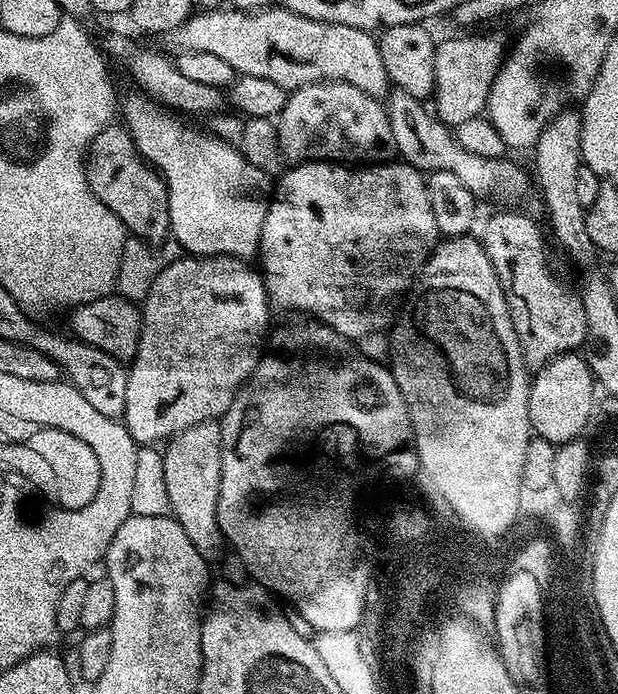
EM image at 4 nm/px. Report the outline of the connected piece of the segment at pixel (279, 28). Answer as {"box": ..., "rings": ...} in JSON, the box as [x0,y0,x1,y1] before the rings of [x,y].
{"box":[163,6,390,98],"rings":[[[221,6],[211,10],[200,10],[188,17],[188,20],[174,30],[163,33],[163,51],[168,54],[202,50],[205,54],[215,54],[231,66],[241,76],[267,78],[285,90],[320,84],[324,80],[346,82],[358,86],[362,94],[377,98],[387,97],[390,81],[386,66],[382,66],[382,54],[377,37],[370,32],[363,32],[354,26],[345,24],[327,24],[321,20],[302,18],[289,8],[269,6],[259,12],[241,12],[239,8]]]}

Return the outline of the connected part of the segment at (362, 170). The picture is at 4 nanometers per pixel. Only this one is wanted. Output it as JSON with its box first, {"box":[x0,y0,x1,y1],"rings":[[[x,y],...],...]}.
{"box":[258,162,441,342],"rings":[[[296,162],[289,168],[292,169],[281,178],[280,185],[277,188],[275,185],[271,193],[266,222],[262,222],[258,261],[260,260],[259,267],[262,269],[264,289],[268,291],[269,301],[275,307],[277,304],[288,312],[304,312],[300,314],[330,326],[339,336],[344,336],[350,342],[359,342],[366,334],[385,331],[393,323],[401,307],[402,297],[413,287],[418,273],[441,239],[438,222],[434,222],[434,206],[430,206],[425,173],[403,162],[385,162],[367,166],[349,166],[339,162]]]}

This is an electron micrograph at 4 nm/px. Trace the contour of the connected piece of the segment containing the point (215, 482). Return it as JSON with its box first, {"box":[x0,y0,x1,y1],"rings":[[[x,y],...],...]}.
{"box":[163,421,222,562],"rings":[[[217,421],[202,422],[177,432],[167,441],[163,449],[166,491],[170,498],[173,520],[186,530],[186,538],[194,542],[204,559],[212,562],[220,552],[222,537],[216,511],[220,501],[220,479],[222,478],[222,434]]]}

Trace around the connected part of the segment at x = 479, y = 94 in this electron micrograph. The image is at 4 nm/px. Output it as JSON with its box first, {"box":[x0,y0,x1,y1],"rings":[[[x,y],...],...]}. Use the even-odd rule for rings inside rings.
{"box":[434,34,506,126],"rings":[[[460,34],[453,40],[440,40],[434,54],[434,114],[444,124],[455,126],[481,115],[487,109],[494,78],[506,59],[506,44],[496,36]]]}

